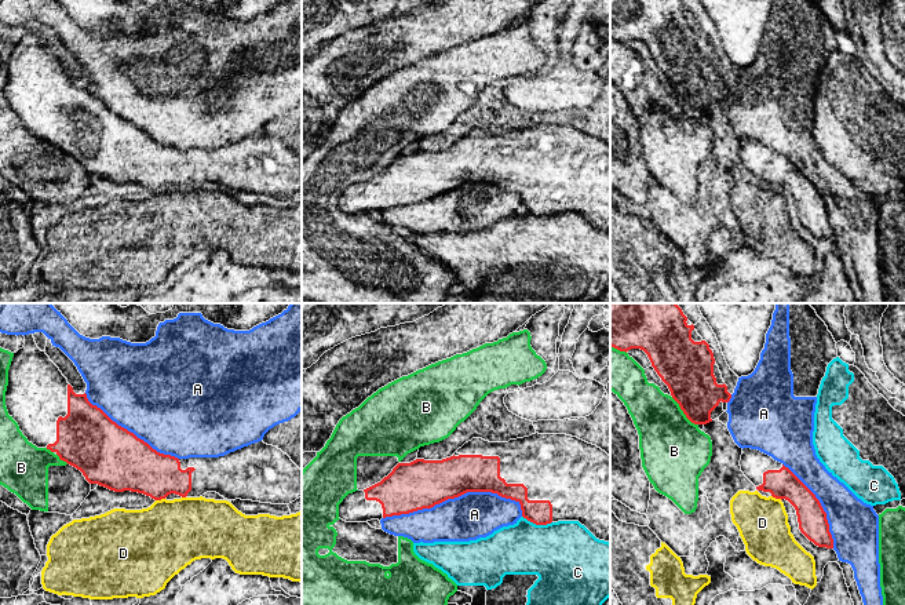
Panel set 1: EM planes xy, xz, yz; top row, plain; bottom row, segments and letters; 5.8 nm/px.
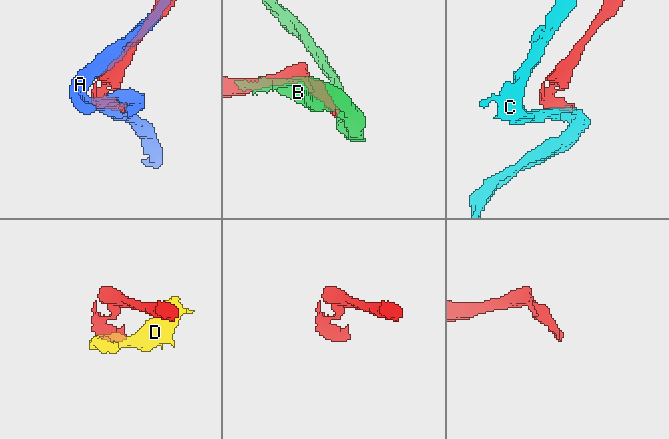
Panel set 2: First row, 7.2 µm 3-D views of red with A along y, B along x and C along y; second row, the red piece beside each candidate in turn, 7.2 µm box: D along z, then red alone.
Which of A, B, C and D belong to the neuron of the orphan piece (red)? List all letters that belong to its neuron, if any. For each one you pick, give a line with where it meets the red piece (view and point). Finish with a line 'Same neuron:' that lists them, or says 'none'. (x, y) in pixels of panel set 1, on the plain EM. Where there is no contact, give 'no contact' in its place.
Same neuron: none

